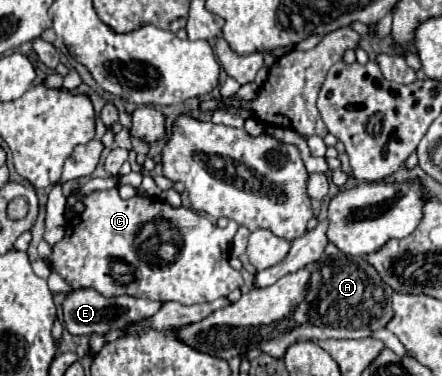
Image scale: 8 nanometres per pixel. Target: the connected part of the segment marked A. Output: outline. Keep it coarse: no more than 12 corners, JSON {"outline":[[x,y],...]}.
{"outline":[[338,252],[254,288],[186,346],[222,360],[296,340],[366,338],[392,288]]}

